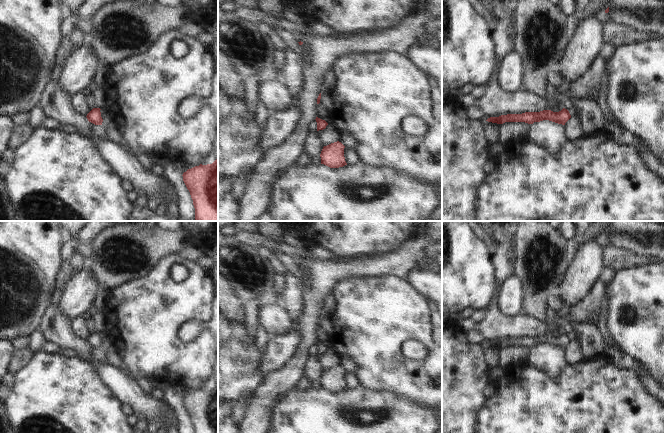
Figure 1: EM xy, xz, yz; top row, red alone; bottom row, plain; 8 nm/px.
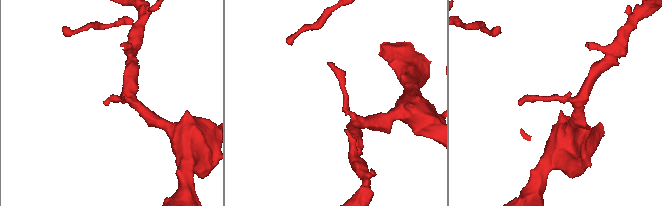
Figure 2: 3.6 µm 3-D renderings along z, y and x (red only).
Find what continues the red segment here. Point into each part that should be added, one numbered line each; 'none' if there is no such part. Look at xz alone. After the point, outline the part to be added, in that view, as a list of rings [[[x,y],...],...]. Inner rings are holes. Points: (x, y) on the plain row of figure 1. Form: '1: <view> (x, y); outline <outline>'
none

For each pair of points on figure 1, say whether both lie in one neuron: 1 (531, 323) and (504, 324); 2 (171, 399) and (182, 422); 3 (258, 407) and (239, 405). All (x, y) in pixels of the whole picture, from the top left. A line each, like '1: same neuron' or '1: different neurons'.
1: same neuron
2: same neuron
3: different neurons

